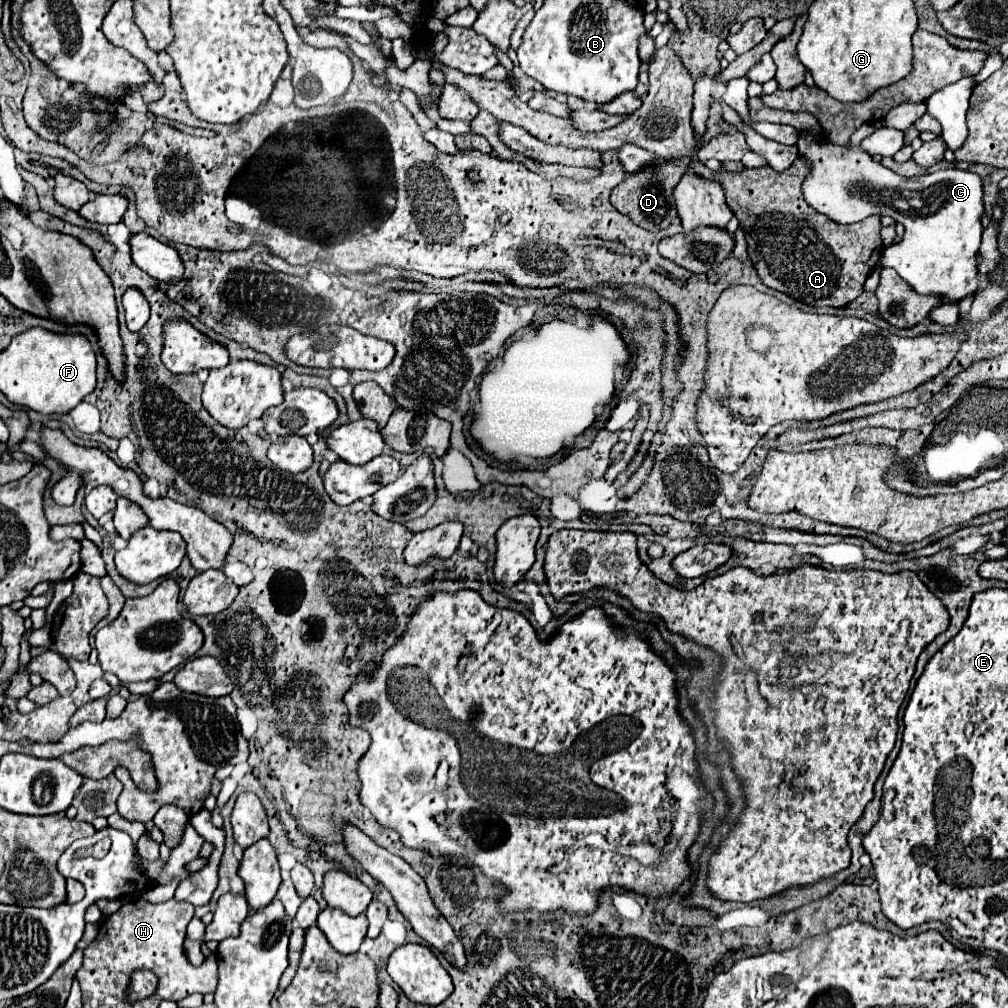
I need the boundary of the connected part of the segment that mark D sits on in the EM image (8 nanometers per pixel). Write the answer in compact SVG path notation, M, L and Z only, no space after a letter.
M659 159L655 165L647 165L637 173L629 173L623 183L619 183L611 193L611 203L623 215L629 215L639 227L649 231L659 231L671 225L677 217L677 207L673 201L673 189L679 183L683 171L687 171L689 159Z

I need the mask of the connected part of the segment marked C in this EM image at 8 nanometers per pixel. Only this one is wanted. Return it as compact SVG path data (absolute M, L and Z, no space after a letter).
M865 123L843 147L809 133L801 135L797 141L799 155L811 163L803 195L811 207L843 225L873 213L891 215L897 223L903 223L905 234L899 243L890 246L889 253L888 247L882 250L880 265L895 269L901 279L923 295L939 295L941 303L961 301L965 295L977 291L977 253L983 235L981 217L985 213L983 177L963 169L901 177L859 149L859 141L875 129L877 123Z

